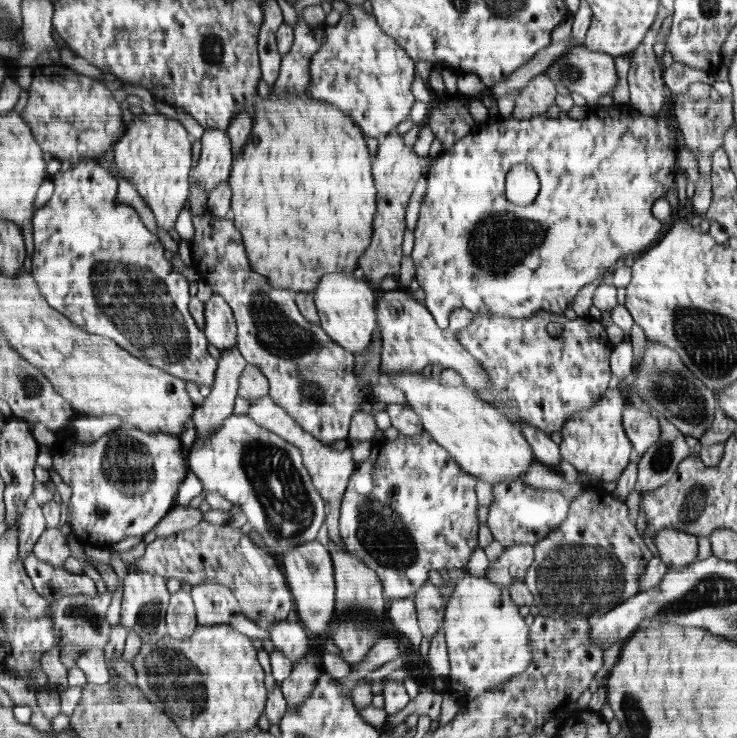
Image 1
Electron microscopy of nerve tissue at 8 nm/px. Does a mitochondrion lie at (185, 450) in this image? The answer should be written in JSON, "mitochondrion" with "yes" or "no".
{"mitochondrion":"no"}

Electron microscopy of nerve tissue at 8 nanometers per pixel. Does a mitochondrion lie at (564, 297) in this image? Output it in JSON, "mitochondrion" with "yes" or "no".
{"mitochondrion":"no"}

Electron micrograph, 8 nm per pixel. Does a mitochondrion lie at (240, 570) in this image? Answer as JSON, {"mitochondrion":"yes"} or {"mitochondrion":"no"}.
{"mitochondrion":"yes"}

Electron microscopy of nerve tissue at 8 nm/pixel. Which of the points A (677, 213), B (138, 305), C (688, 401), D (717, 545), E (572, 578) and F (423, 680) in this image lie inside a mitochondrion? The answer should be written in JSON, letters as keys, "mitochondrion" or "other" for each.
{"A":"other","B":"mitochondrion","C":"mitochondrion","D":"other","E":"mitochondrion","F":"other"}

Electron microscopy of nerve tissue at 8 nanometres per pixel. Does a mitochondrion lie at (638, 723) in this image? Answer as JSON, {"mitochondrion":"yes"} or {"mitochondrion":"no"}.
{"mitochondrion":"yes"}

